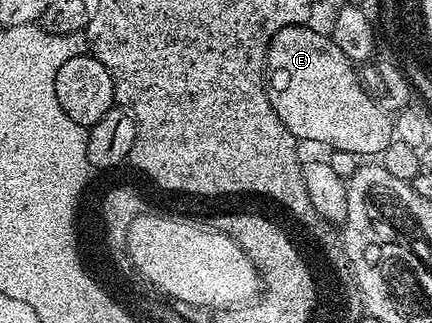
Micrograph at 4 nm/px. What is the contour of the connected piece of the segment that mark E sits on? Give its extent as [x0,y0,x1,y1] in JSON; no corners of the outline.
[266,25,395,156]

